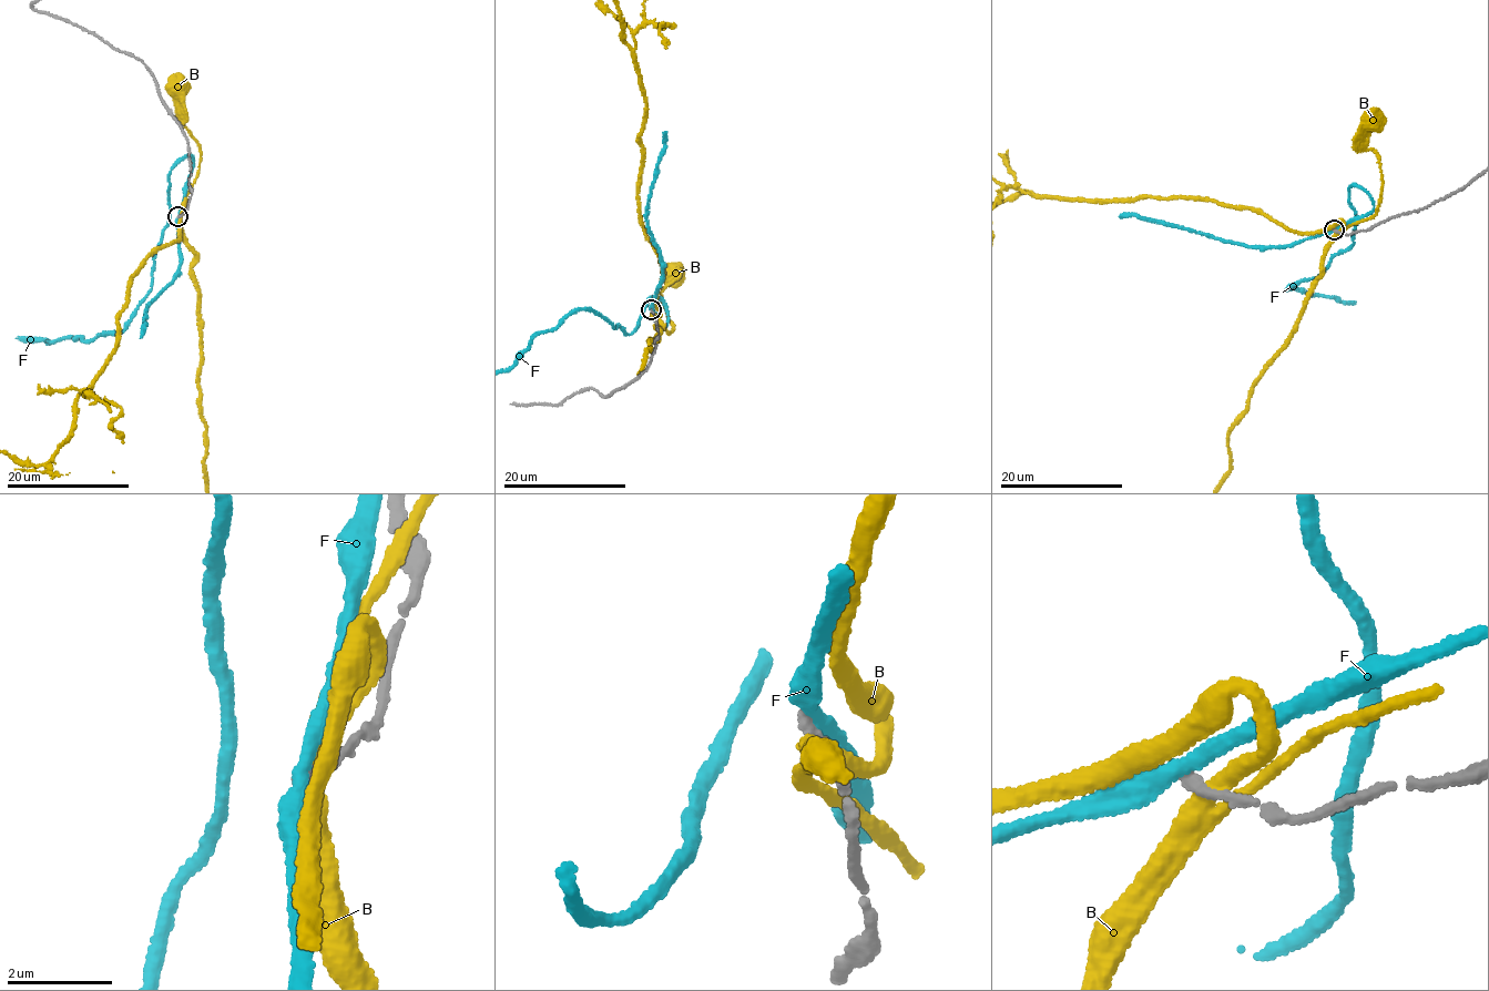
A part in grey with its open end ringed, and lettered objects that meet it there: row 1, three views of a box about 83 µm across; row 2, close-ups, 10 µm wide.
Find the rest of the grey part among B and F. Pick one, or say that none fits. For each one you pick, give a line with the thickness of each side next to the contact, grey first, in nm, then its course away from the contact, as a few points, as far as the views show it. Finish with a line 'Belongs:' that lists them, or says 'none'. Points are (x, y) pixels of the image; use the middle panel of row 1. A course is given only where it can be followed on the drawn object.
Belongs: none

